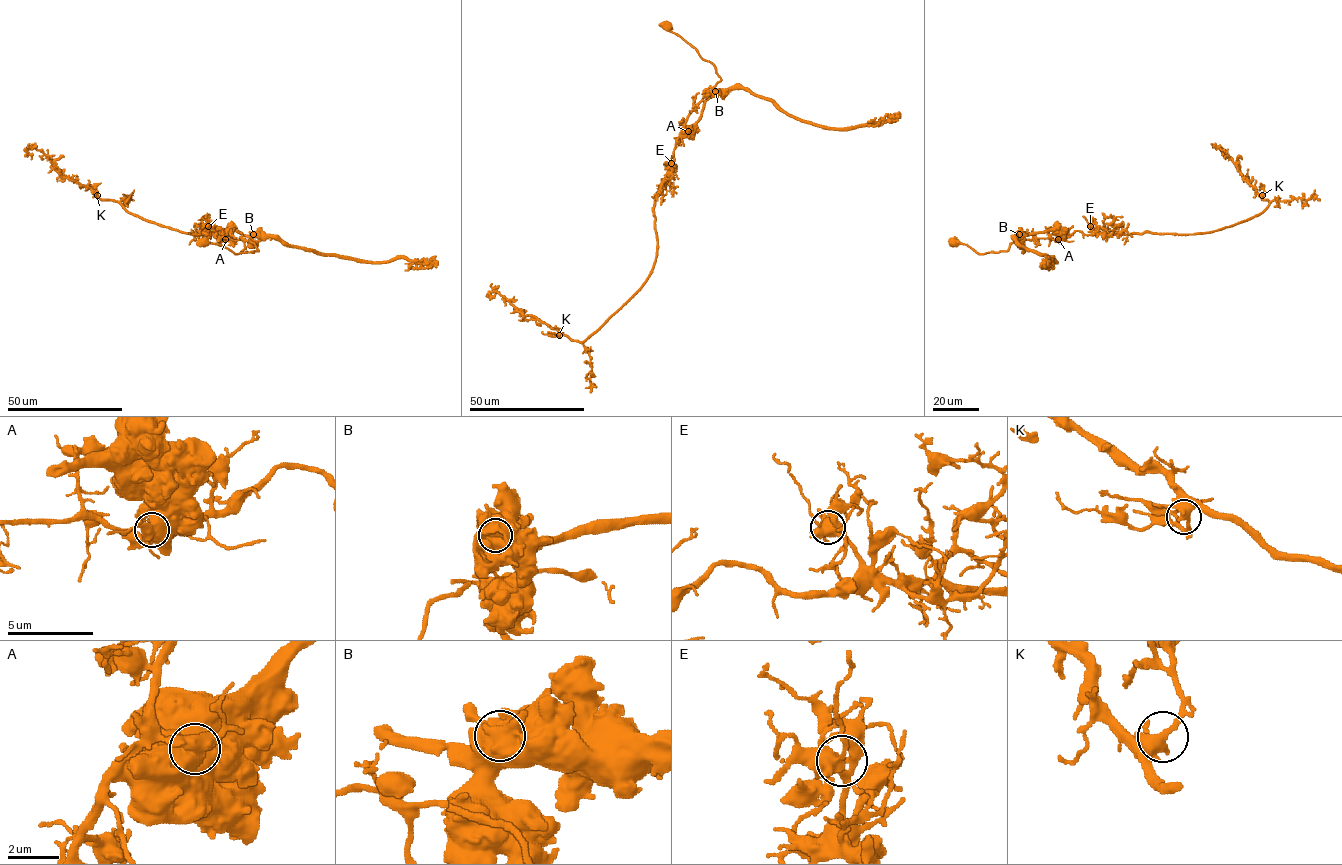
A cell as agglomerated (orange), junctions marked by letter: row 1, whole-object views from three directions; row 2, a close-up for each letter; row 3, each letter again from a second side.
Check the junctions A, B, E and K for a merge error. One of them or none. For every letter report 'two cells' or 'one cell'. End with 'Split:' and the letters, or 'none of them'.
A: two cells
B: one cell
E: one cell
K: one cell
Split: A

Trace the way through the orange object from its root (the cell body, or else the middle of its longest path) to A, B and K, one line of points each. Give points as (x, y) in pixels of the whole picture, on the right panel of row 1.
A: (953, 243), (966, 244), (984, 254), (1007, 251), (1014, 241), (1058, 239)
B: (953, 243), (966, 244), (981, 254), (999, 252), (1021, 240), (1019, 234)
K: (953, 243), (984, 254), (1075, 231), (1210, 233), (1261, 213), (1269, 204), (1262, 195)

